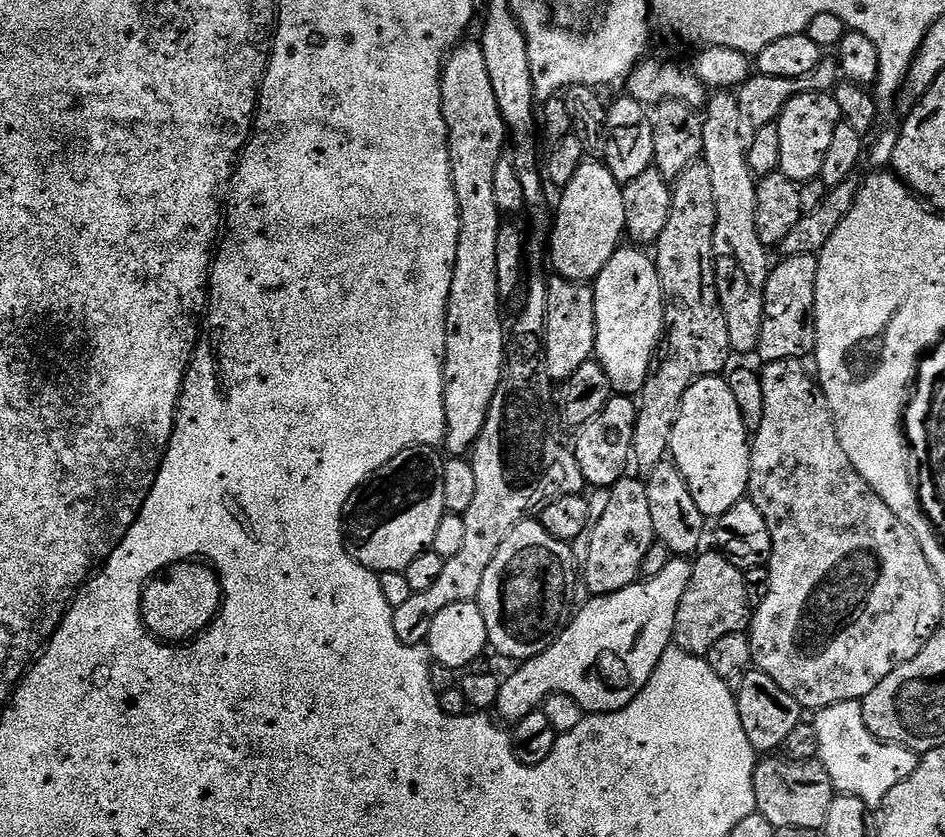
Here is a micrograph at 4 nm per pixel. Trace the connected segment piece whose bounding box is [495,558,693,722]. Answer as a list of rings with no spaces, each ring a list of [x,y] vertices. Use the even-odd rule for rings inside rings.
[[[672,558],[662,574],[641,579],[605,596],[592,596],[584,605],[581,603],[572,619],[564,625],[560,637],[550,647],[542,650],[542,654],[523,661],[517,667],[520,668],[517,672],[503,677],[495,706],[495,711],[500,712],[499,719],[515,722],[526,718],[526,714],[537,711],[544,699],[555,692],[570,694],[588,714],[617,712],[630,706],[630,702],[634,702],[634,698],[638,698],[638,694],[650,682],[664,651],[673,647],[678,606],[686,586],[690,586],[692,566],[691,559]]]

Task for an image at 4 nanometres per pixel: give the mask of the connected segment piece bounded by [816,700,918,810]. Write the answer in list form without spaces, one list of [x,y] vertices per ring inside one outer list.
[[[859,700],[838,702],[829,708],[821,708],[817,714],[818,762],[830,774],[830,782],[837,793],[862,798],[869,808],[879,809],[880,803],[910,774],[918,763],[917,753],[901,744],[887,744],[878,739],[864,721],[864,705]]]

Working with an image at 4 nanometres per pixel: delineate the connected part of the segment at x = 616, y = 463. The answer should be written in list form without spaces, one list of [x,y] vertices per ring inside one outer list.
[[[613,394],[606,406],[602,406],[600,413],[579,429],[577,436],[580,437],[577,438],[576,444],[574,443],[574,451],[585,485],[592,487],[593,484],[596,488],[607,490],[615,486],[629,471],[637,407],[637,401],[633,397]]]

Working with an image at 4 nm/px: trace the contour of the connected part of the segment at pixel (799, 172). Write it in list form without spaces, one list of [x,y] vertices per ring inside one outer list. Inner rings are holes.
[[[799,92],[782,110],[779,120],[776,121],[778,126],[778,151],[782,153],[782,162],[779,171],[786,174],[786,178],[797,182],[817,179],[822,170],[822,162],[826,162],[826,149],[830,146],[834,130],[842,122],[838,102],[832,94],[826,92]]]

